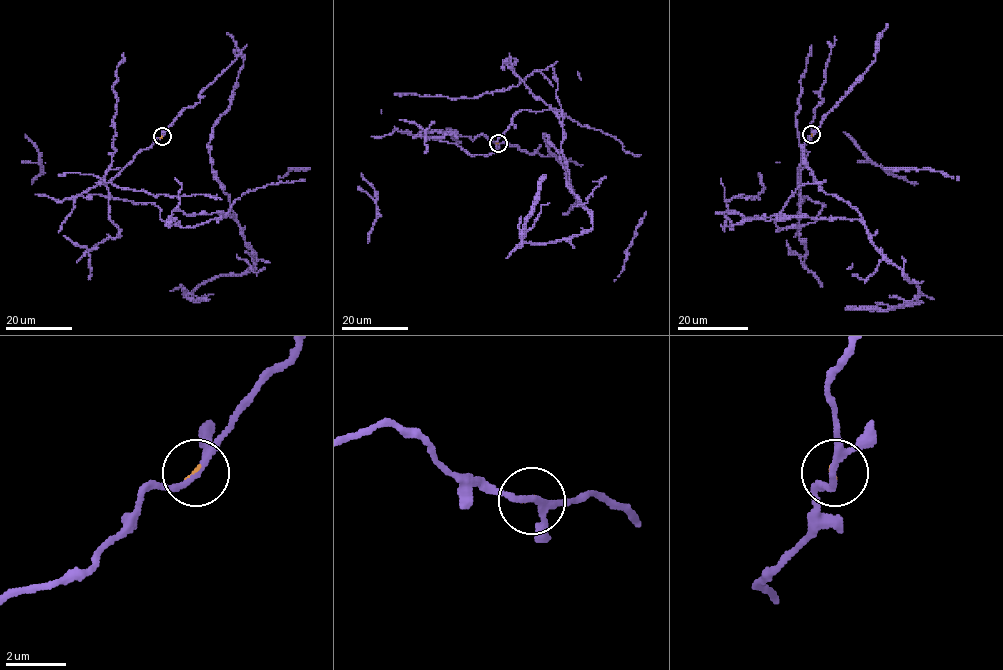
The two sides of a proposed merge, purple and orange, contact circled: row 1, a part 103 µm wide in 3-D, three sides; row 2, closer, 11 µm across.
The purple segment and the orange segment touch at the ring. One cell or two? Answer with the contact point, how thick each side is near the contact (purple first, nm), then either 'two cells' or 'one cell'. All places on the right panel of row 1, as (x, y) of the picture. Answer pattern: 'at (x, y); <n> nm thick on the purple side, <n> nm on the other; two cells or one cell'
at (811, 134); 180 nm thick on the purple side, 70 nm on the other; two cells

